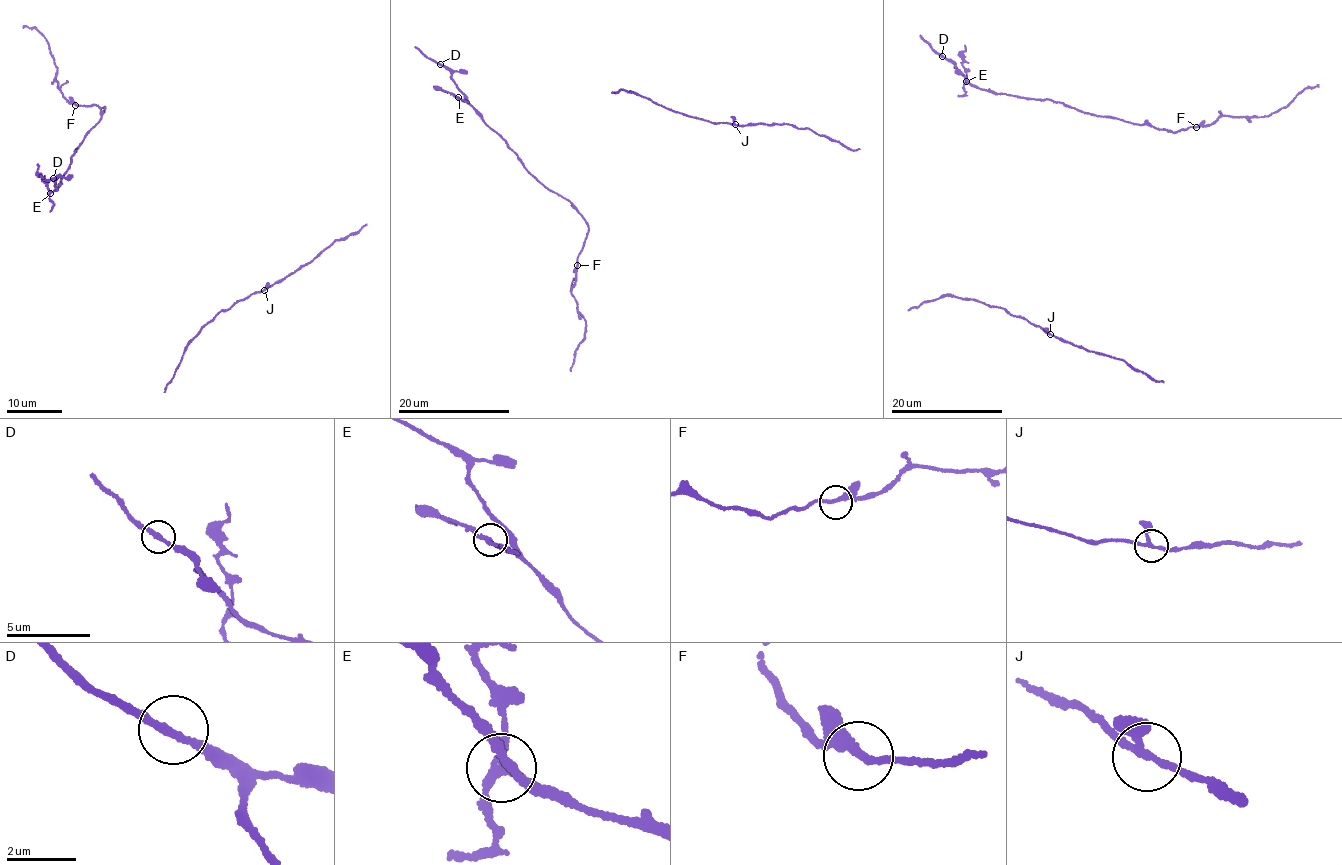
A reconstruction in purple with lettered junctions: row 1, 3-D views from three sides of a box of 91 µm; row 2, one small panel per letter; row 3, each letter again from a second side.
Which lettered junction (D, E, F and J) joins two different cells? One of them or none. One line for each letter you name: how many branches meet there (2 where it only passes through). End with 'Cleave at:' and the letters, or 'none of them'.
E: branches 3
Cleave at: E

